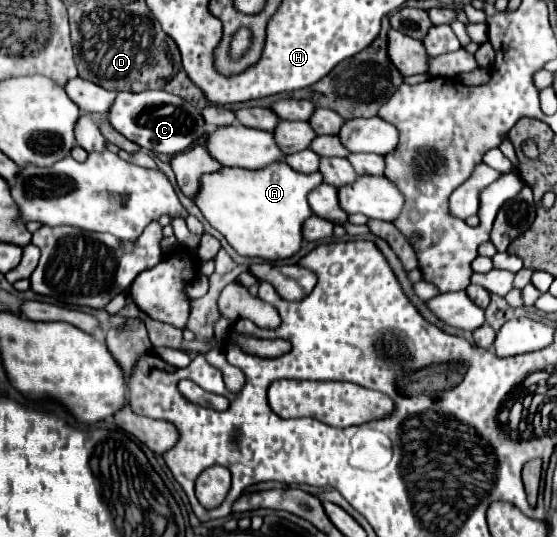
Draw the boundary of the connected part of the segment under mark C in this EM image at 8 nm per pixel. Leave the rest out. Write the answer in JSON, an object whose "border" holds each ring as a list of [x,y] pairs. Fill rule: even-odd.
{"border":[[[143,90],[139,94],[119,92],[117,102],[113,102],[113,110],[109,110],[109,122],[117,132],[141,148],[169,156],[191,148],[205,134],[201,110],[165,90]]]}

